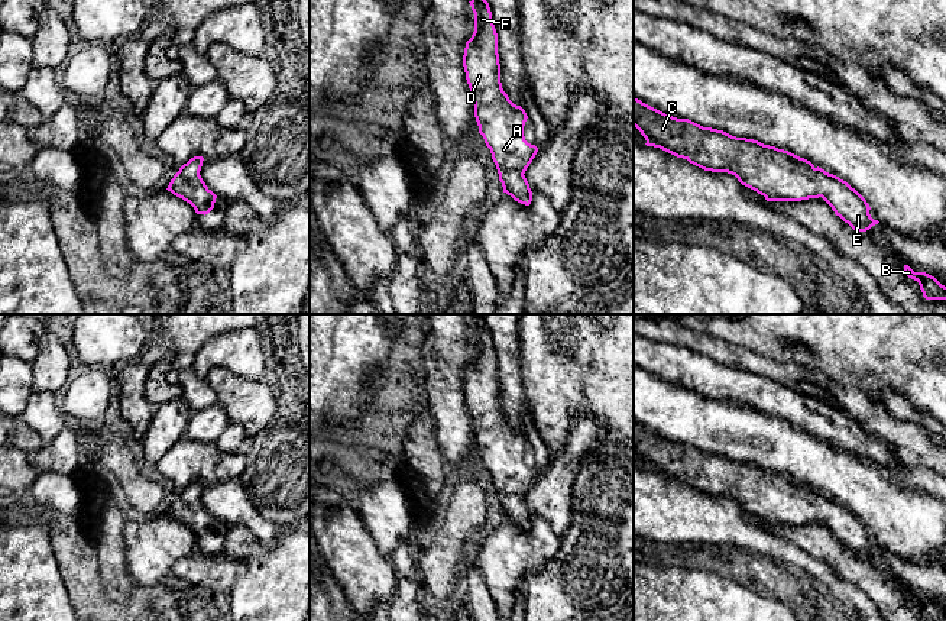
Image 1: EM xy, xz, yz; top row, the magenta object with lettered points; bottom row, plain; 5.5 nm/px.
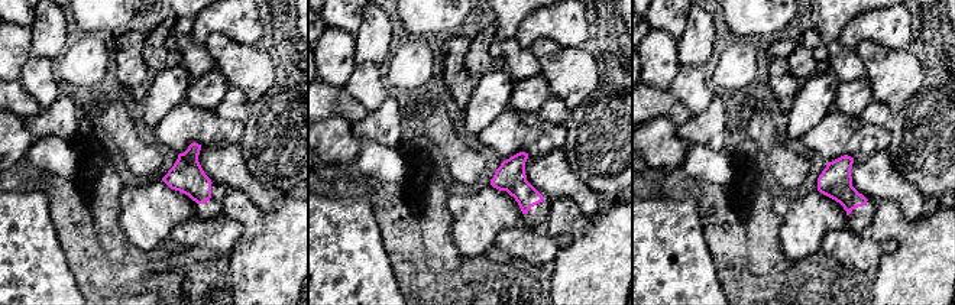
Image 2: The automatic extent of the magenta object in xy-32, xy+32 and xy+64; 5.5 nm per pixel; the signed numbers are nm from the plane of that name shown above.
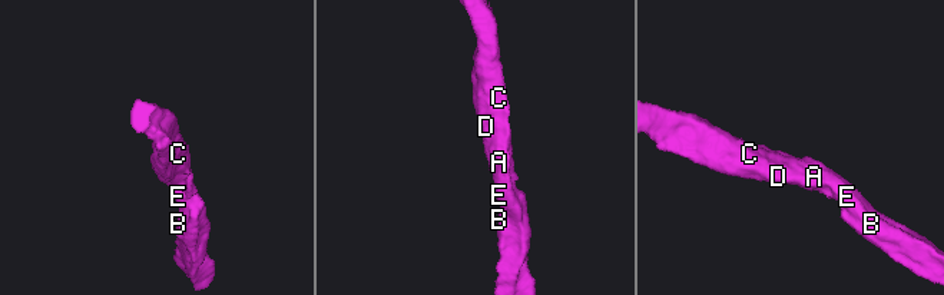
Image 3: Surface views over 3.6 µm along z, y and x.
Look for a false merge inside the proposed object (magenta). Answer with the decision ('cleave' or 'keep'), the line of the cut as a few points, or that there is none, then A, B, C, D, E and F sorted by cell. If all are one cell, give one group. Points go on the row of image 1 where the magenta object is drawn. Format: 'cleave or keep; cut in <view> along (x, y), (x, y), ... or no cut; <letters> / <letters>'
keep; no cut; A B C D E F

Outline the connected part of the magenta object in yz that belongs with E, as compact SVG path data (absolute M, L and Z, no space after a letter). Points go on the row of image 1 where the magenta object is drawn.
M635 97L634 126L645 138L647 146L660 148L677 158L687 159L704 171L732 174L742 185L764 195L767 201L801 201L822 197L835 214L856 232L866 232L879 223L871 217L866 200L846 181L816 168L810 161L788 151L703 127L689 119L668 116Z

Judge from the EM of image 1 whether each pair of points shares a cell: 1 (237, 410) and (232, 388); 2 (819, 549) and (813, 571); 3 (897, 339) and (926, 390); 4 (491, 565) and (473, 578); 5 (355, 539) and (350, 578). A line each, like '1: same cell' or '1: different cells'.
1: same cell
2: different cells
3: same cell
4: different cells
5: same cell

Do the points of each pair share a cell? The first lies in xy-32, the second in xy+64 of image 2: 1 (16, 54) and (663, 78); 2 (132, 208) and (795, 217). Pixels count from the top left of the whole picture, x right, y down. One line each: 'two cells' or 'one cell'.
1: one cell
2: one cell

